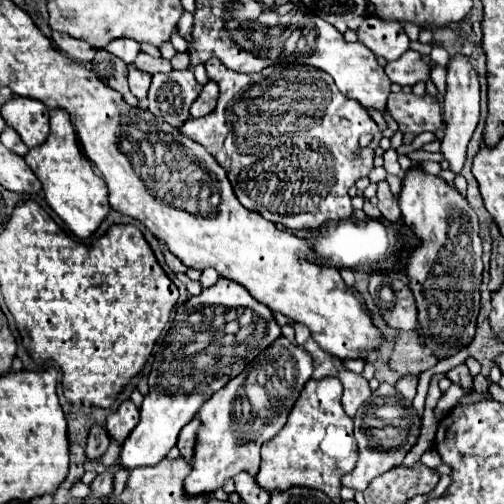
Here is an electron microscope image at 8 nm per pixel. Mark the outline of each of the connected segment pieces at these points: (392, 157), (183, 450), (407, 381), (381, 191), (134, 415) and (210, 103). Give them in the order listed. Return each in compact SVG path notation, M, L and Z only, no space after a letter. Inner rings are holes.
M392 148L384 152L384 168L388 170L388 174L402 174L402 168L398 164L398 152L394 152Z
M196 416L192 422L188 422L188 426L184 426L184 430L180 430L180 436L178 436L178 448L180 448L180 454L190 462L192 460L192 452L194 452L194 442L196 442L196 434L200 430L200 418Z
M402 376L398 378L394 388L404 400L412 400L416 396L416 384L418 384L418 376Z
M378 182L378 194L376 196L378 196L378 210L382 212L382 216L392 224L400 222L402 212L398 206L398 198L390 192L388 182Z
M124 400L116 412L112 412L106 420L106 430L108 434L118 442L122 444L128 434L134 430L134 426L138 424L138 408L132 400Z
M208 82L202 88L200 98L196 98L196 102L190 106L190 114L194 118L200 118L200 116L210 114L216 108L216 100L218 100L218 86L216 86L216 82Z

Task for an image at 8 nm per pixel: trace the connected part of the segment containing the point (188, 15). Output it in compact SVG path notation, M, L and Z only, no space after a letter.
M182 10L182 18L180 18L180 22L178 22L178 32L180 32L186 40L190 40L190 30L192 30L192 12Z

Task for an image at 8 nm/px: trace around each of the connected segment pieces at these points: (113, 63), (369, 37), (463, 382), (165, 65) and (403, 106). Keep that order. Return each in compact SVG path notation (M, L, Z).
M98 50L94 60L92 60L92 70L94 70L96 76L102 78L102 82L106 86L120 92L124 102L128 102L134 108L140 106L140 100L136 100L136 96L130 94L130 88L128 88L128 82L126 82L126 72L128 70L126 70L126 64L120 58L116 58L116 56L112 56L104 50Z
M376 14L360 24L358 40L368 46L376 56L384 56L386 60L400 58L410 46L410 40L400 22L382 20L376 18Z
M460 364L460 366L452 368L446 376L448 376L452 382L456 382L456 384L460 384L460 386L464 386L464 388L470 388L470 386L472 386L472 376L470 376L466 364Z
M140 52L136 56L136 68L148 72L148 74L156 74L156 72L170 72L172 66L170 66L170 60L166 58L154 58L154 56L148 56L146 52Z
M392 92L388 96L388 112L398 122L400 130L412 130L412 134L440 130L444 126L440 102L430 94L416 96L412 92Z

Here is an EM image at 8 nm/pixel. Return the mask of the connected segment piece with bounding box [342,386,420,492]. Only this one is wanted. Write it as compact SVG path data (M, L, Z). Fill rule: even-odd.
M380 386L374 394L372 394L372 402L370 406L364 404L356 418L354 418L354 436L356 436L356 442L358 442L358 464L356 468L346 474L342 478L342 484L348 486L348 488L354 488L354 490L366 490L366 486L380 474L392 470L394 466L402 464L404 456L410 452L410 448L416 444L418 440L418 434L420 434L420 418L416 416L416 412L410 408L410 406L402 406L398 404L400 398L396 396L396 392L392 392L392 386ZM386 404L396 404L400 408L400 418L398 420L384 420L384 418L378 418L376 412L372 412L376 406L386 406Z

